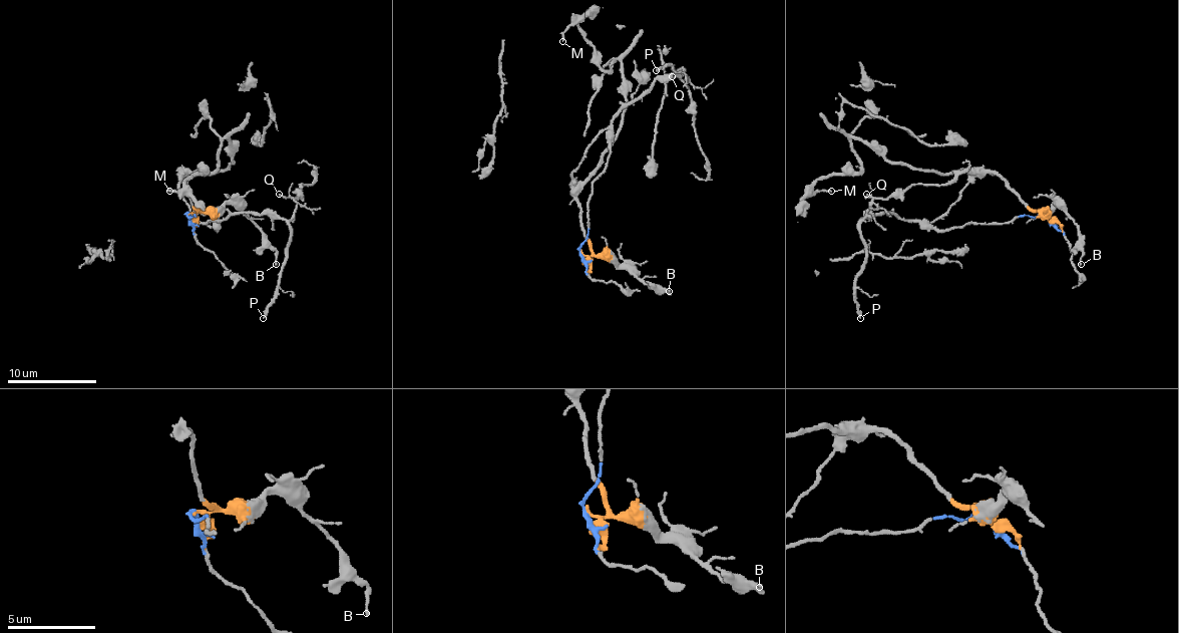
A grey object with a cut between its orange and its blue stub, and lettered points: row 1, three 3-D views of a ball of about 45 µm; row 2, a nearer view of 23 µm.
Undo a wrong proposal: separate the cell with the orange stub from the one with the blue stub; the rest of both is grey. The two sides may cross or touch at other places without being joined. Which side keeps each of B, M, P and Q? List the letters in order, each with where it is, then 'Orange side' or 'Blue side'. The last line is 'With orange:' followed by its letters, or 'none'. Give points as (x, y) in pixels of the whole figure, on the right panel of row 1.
B: Place: (1081, 264). Orange side
M: Place: (831, 191). Orange side
P: Place: (860, 318). Blue side
Q: Place: (866, 194). Blue side
With orange: B, M

